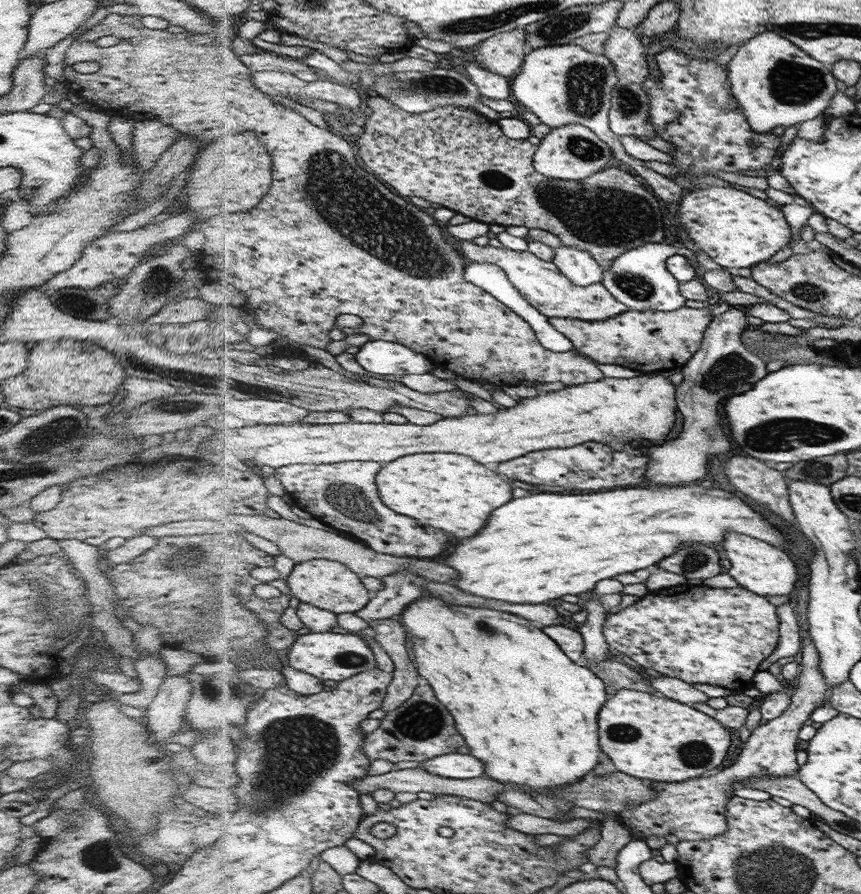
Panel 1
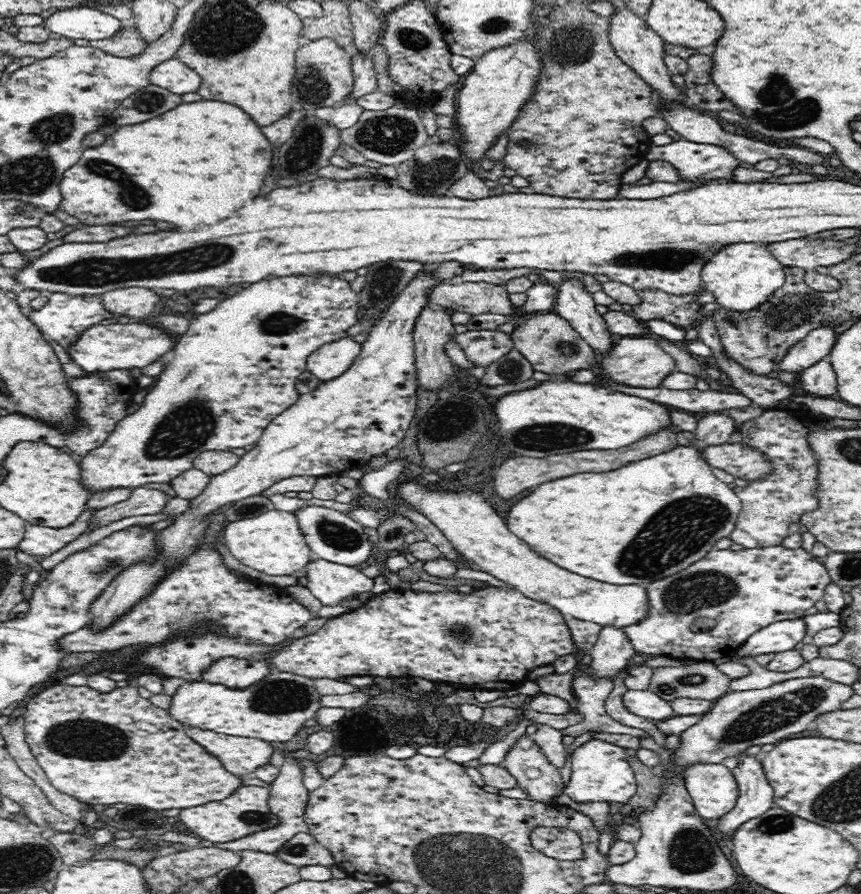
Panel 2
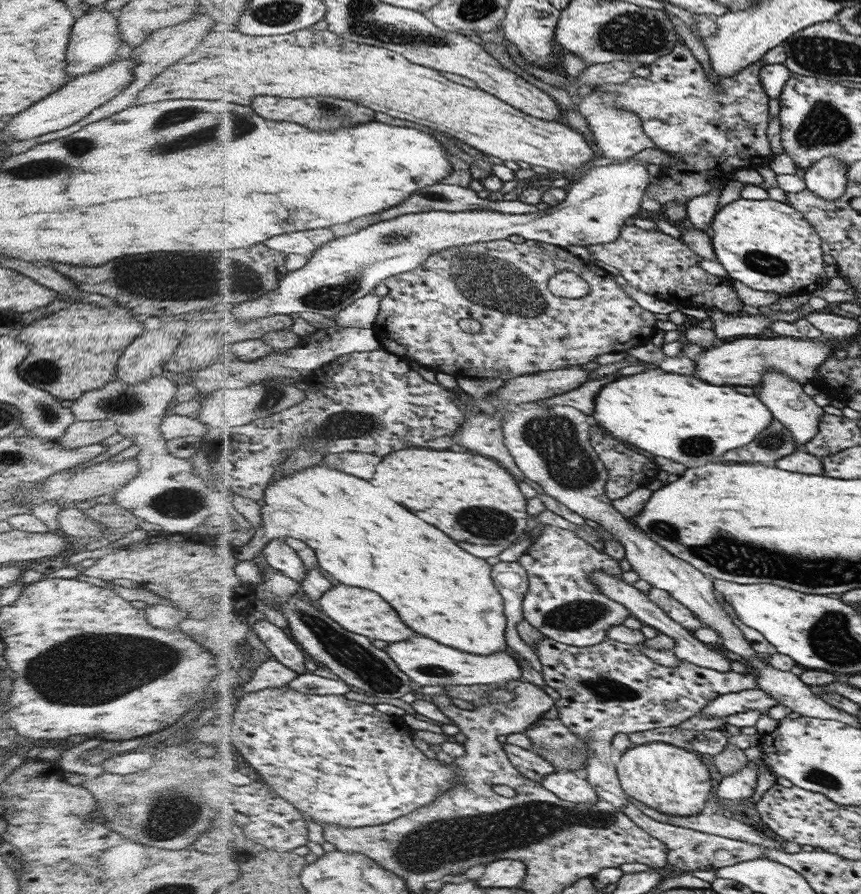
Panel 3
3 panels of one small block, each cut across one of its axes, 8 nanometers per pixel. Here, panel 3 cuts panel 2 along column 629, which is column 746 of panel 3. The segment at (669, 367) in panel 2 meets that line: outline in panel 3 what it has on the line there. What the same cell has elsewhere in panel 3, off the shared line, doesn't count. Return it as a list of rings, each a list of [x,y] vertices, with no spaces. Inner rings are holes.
[[[758,336],[741,337],[708,348],[696,362],[694,376],[704,382],[716,382],[716,386],[724,384],[738,384],[738,386],[754,386],[760,384],[764,371],[780,371],[790,375],[796,381],[806,385],[816,378],[816,371],[824,361],[834,355],[835,345],[831,338],[826,337],[826,342],[821,339],[817,342],[814,339],[798,339],[790,336],[778,336],[761,338]]]

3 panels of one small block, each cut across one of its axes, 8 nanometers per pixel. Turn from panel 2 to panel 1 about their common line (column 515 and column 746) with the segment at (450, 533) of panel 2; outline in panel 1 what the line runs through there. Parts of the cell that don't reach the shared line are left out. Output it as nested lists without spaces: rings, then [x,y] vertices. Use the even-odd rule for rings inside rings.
[[[728,532],[728,538],[724,538],[724,556],[732,562],[730,576],[738,582],[739,586],[760,596],[784,596],[794,590],[798,572],[794,562],[786,556],[782,549],[774,548],[758,538],[738,534],[738,532]]]

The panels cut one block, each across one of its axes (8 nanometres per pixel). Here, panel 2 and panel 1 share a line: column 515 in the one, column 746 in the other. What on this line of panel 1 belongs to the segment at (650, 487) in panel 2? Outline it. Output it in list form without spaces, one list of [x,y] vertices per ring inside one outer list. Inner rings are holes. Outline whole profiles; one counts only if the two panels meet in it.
[[[682,486],[682,488],[662,488],[662,490],[648,490],[648,488],[624,488],[624,490],[610,490],[610,492],[598,492],[598,494],[534,494],[534,496],[524,496],[524,498],[514,498],[512,502],[508,502],[508,506],[500,506],[500,510],[496,510],[496,514],[492,514],[492,522],[488,522],[488,526],[484,526],[484,530],[480,530],[480,534],[476,534],[476,538],[468,538],[464,542],[460,542],[456,546],[456,550],[446,556],[446,564],[452,568],[458,568],[460,572],[460,580],[456,582],[458,588],[462,588],[468,594],[476,594],[476,596],[484,596],[484,598],[492,598],[492,600],[502,600],[502,602],[510,602],[510,604],[546,604],[548,600],[566,596],[566,594],[580,594],[588,592],[594,588],[594,584],[598,580],[604,578],[612,578],[616,574],[622,572],[632,572],[632,570],[640,570],[640,568],[648,568],[652,564],[656,564],[658,560],[674,554],[678,550],[680,544],[684,542],[706,542],[706,544],[718,544],[722,542],[724,530],[736,530],[740,534],[748,534],[754,536],[770,545],[780,546],[786,552],[784,538],[782,534],[764,520],[765,516],[760,516],[758,512],[754,512],[750,506],[746,506],[740,498],[724,492],[724,490],[706,490],[702,486]]]

